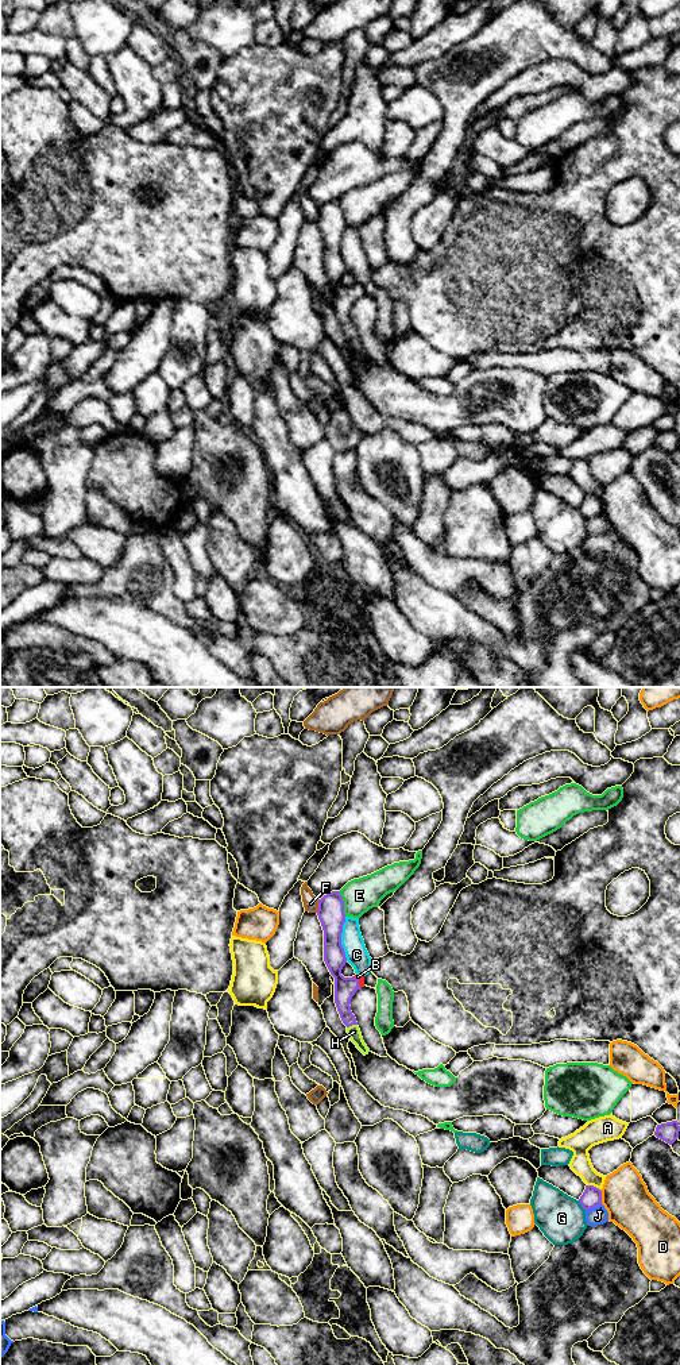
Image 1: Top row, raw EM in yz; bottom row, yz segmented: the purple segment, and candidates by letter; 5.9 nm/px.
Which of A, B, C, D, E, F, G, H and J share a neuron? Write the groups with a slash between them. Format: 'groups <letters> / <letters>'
groups A / B H / C / D / E / F / G / J

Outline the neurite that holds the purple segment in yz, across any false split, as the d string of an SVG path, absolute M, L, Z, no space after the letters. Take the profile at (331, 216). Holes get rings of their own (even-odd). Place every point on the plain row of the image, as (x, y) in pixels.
M332 200L318 208L318 228L324 239L324 270L335 286L335 312L347 342L356 356L366 365L370 358L363 350L356 327L351 320L351 308L364 296L364 285L344 286L341 278L347 271L341 254L343 234L345 231L344 209L340 200Z

